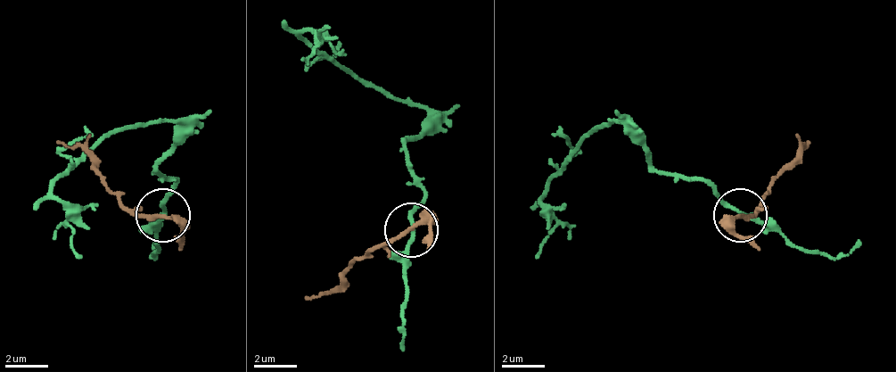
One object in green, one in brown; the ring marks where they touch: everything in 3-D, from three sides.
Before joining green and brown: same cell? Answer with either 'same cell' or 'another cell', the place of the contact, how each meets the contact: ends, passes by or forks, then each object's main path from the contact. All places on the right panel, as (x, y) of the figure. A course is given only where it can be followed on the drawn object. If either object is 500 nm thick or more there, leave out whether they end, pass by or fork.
another cell; at (740, 215); green passes by; brown passes by; green runs (741, 216), (709, 184), (655, 168), (617, 119), (595, 130), (547, 184), (547, 227), (537, 260); brown runs (741, 216), (752, 216), (774, 178), (811, 141)

